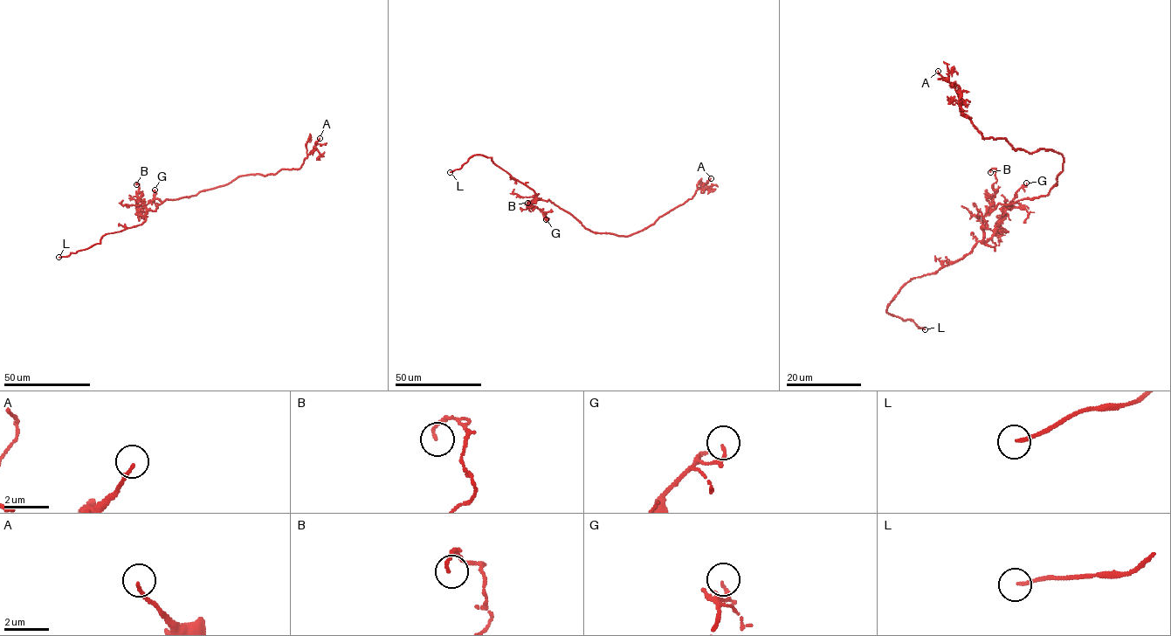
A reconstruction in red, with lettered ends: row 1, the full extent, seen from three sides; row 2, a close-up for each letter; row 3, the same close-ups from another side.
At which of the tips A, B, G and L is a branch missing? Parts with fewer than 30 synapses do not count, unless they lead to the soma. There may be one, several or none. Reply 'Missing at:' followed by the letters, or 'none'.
Missing at: L

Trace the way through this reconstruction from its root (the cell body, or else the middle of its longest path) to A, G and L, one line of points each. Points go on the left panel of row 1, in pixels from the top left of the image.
A: (187, 197), (225, 185), (241, 176), (265, 176), (281, 169), (299, 169), (320, 138)
G: (187, 197), (167, 199), (154, 210), (148, 210), (142, 216), (140, 209), (154, 198), (154, 190)
L: (187, 197), (167, 199), (154, 210), (148, 210), (141, 224), (106, 233), (99, 244), (58, 257)

